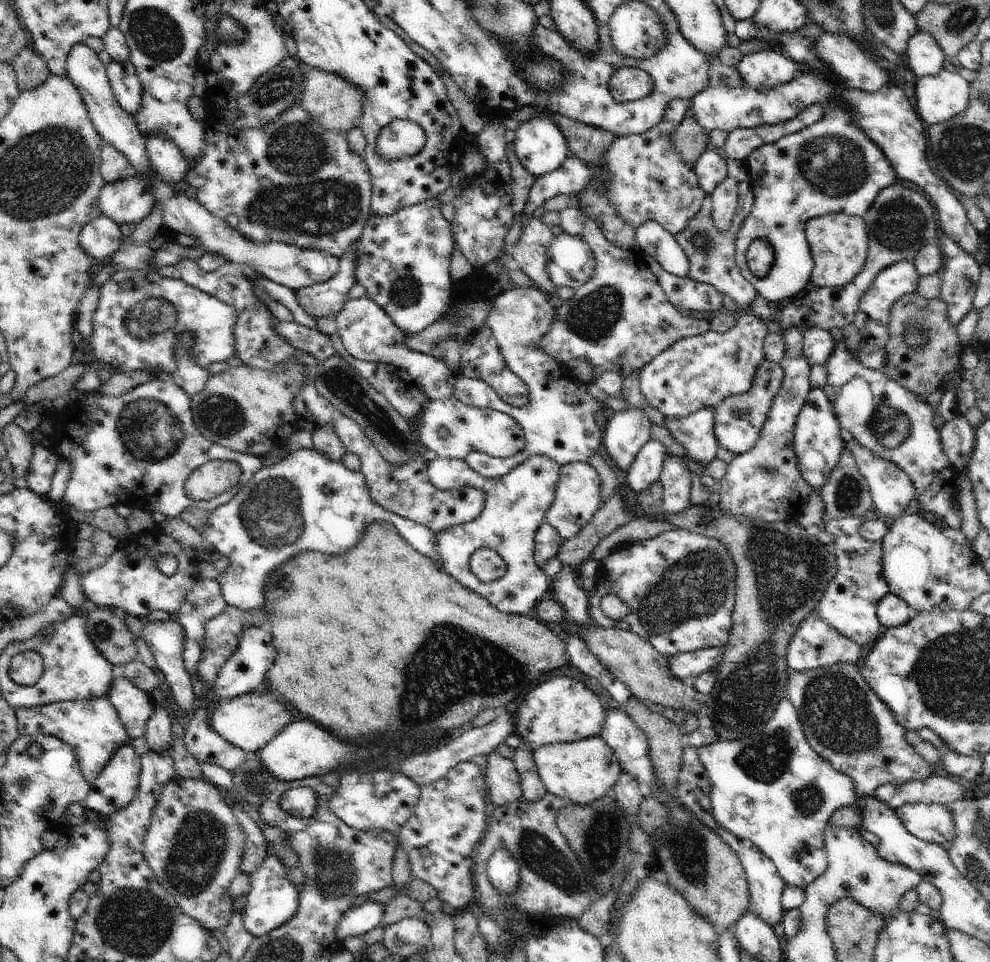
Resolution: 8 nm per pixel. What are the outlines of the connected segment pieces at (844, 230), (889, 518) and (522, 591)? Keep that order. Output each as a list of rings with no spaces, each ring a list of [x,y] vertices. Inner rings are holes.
[[[829,213],[812,218],[805,228],[805,236],[814,260],[810,281],[819,288],[840,289],[854,281],[863,270],[868,257],[868,230],[863,217],[845,213]]]
[[[854,438],[846,440],[845,446],[848,446],[852,450],[852,456],[854,456],[856,464],[858,464],[858,470],[860,470],[860,474],[868,482],[872,498],[871,508],[876,511],[876,518],[890,523],[904,515],[907,507],[910,507],[912,510],[913,507],[910,505],[910,502],[915,497],[916,490],[914,489],[912,480],[910,480],[904,470],[900,470],[896,464],[892,464],[892,462],[876,456],[874,452],[870,452],[868,448],[864,448]]]
[[[532,456],[528,458],[528,462],[522,462],[520,466],[512,472],[508,472],[502,478],[484,478],[484,476],[475,472],[463,459],[450,459],[445,457],[438,457],[431,462],[427,462],[428,478],[430,482],[438,490],[457,490],[461,487],[480,488],[486,494],[486,502],[482,514],[468,524],[462,526],[452,526],[444,532],[436,534],[436,542],[438,542],[438,556],[442,560],[440,565],[441,570],[450,574],[452,578],[456,578],[464,587],[480,594],[491,606],[497,610],[507,614],[526,615],[532,607],[536,605],[541,599],[545,598],[551,588],[551,581],[548,576],[544,574],[542,568],[536,566],[534,561],[535,537],[538,533],[538,528],[545,522],[546,512],[552,506],[554,498],[556,498],[556,486],[558,486],[558,478],[560,478],[560,464],[548,458],[548,456]],[[487,547],[500,554],[500,557],[506,562],[506,573],[502,578],[488,583],[482,583],[470,571],[469,561],[472,554],[478,548]]]

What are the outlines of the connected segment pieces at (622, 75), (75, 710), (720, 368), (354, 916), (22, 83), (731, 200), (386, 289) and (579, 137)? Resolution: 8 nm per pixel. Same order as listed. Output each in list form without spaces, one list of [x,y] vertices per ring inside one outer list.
[[[638,67],[619,68],[609,80],[610,94],[619,102],[644,98],[652,89],[652,77]]]
[[[88,698],[82,701],[62,701],[15,710],[17,728],[20,735],[30,737],[38,734],[54,736],[66,742],[76,752],[84,778],[91,784],[110,762],[112,754],[131,737],[120,721],[119,713],[112,707],[108,698]]]
[[[754,312],[738,313],[734,328],[720,333],[709,329],[708,332],[678,340],[674,346],[658,354],[640,373],[640,391],[650,406],[657,408],[666,418],[680,421],[695,414],[702,408],[715,408],[723,396],[744,394],[754,384],[754,374],[764,362],[764,340],[767,334],[766,322],[756,318]]]
[[[369,899],[359,906],[352,904],[344,912],[344,918],[338,922],[338,928],[336,928],[336,936],[338,936],[340,945],[347,939],[363,936],[379,926],[383,920],[385,910],[384,904]]]
[[[30,45],[25,47],[11,64],[16,70],[17,86],[21,92],[38,88],[51,76],[46,60],[37,55]]]
[[[724,178],[712,194],[709,195],[713,201],[712,218],[714,228],[724,234],[730,230],[732,218],[736,214],[737,201],[739,198],[739,182],[736,178]]]
[[[435,197],[405,207],[393,216],[378,216],[374,213],[366,222],[362,237],[356,242],[356,283],[364,286],[365,297],[378,304],[402,333],[423,332],[444,317],[446,304],[450,302],[454,284],[450,277],[450,264],[455,244],[451,223],[442,215],[441,206],[442,202]]]
[[[556,114],[552,118],[554,120],[551,121],[555,122],[567,138],[572,155],[578,156],[591,165],[603,163],[601,156],[606,154],[610,145],[616,140],[615,134],[601,128],[585,125],[564,115],[558,116]]]

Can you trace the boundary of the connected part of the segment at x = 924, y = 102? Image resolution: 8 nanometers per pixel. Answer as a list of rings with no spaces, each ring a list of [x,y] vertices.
[[[940,70],[935,76],[922,76],[916,82],[916,106],[915,111],[919,118],[929,125],[948,122],[960,115],[970,102],[970,83],[960,74]]]

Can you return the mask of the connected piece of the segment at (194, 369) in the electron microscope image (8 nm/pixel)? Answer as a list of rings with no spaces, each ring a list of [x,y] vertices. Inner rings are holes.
[[[186,344],[176,346],[176,356],[180,356],[178,360],[178,369],[168,378],[173,381],[176,386],[180,386],[191,398],[199,394],[208,383],[212,374],[209,373],[209,368],[197,366],[192,360],[186,360]]]

